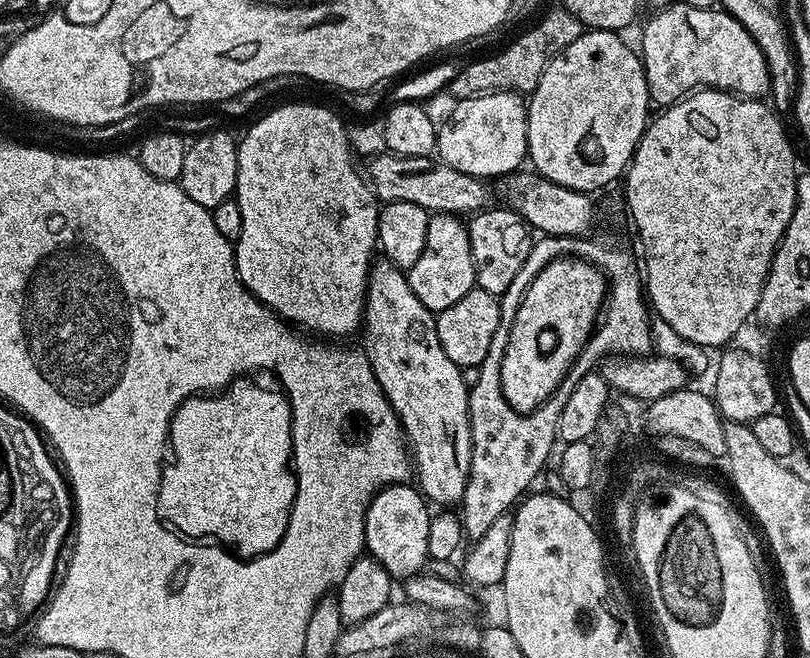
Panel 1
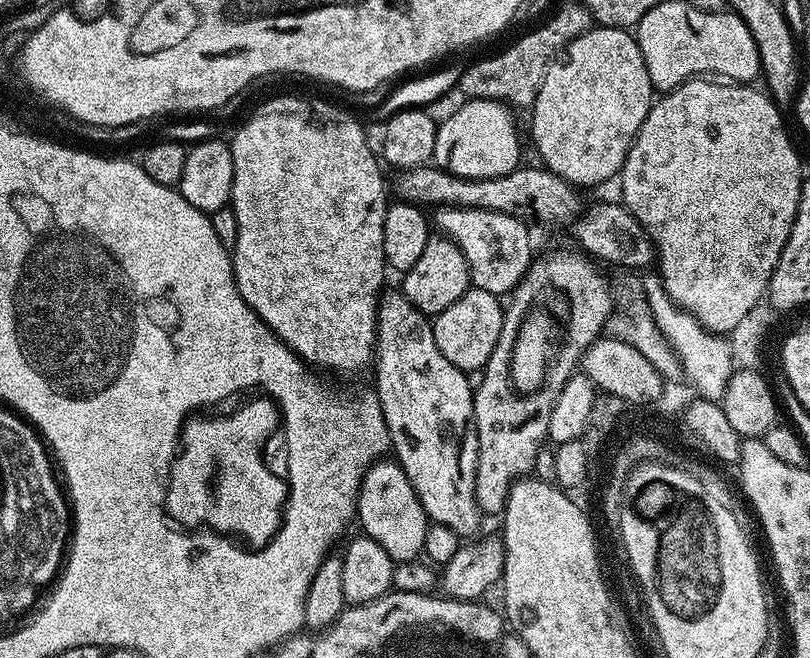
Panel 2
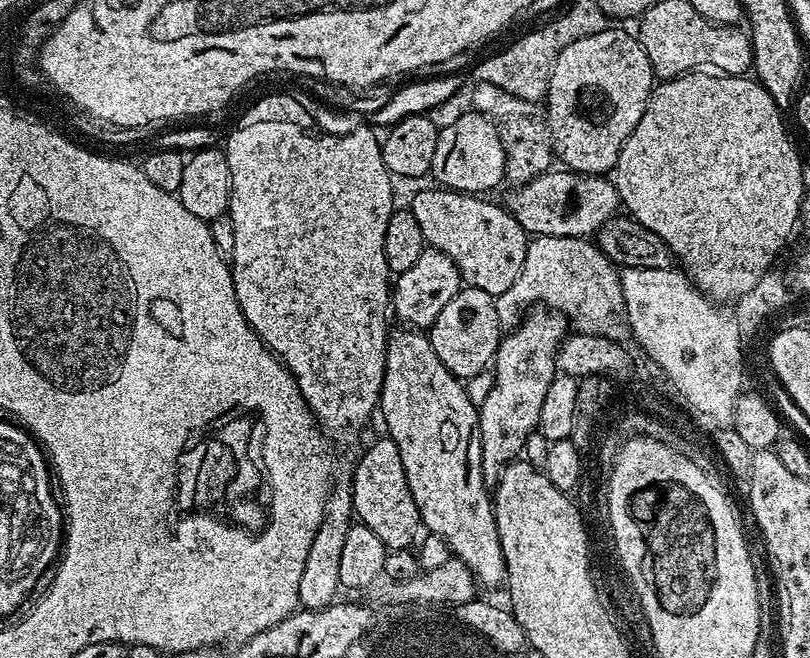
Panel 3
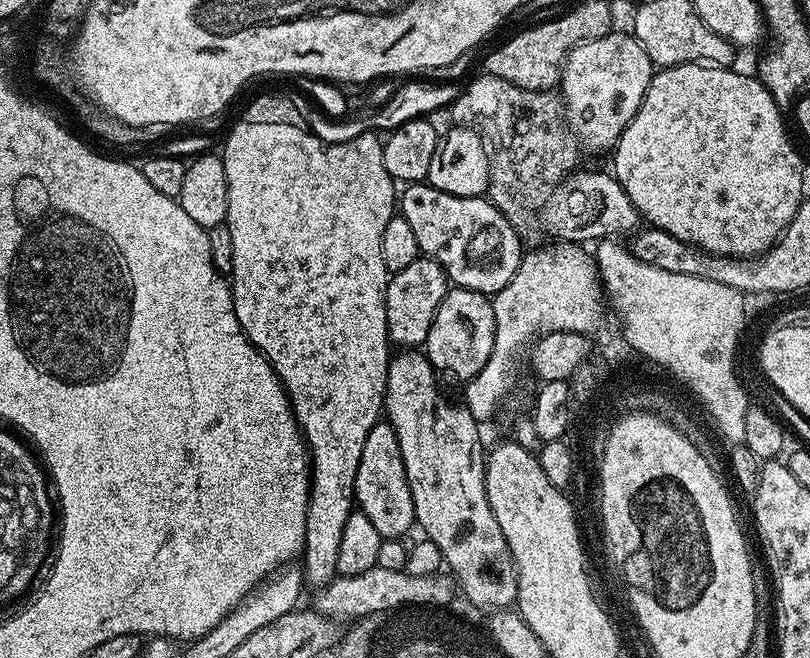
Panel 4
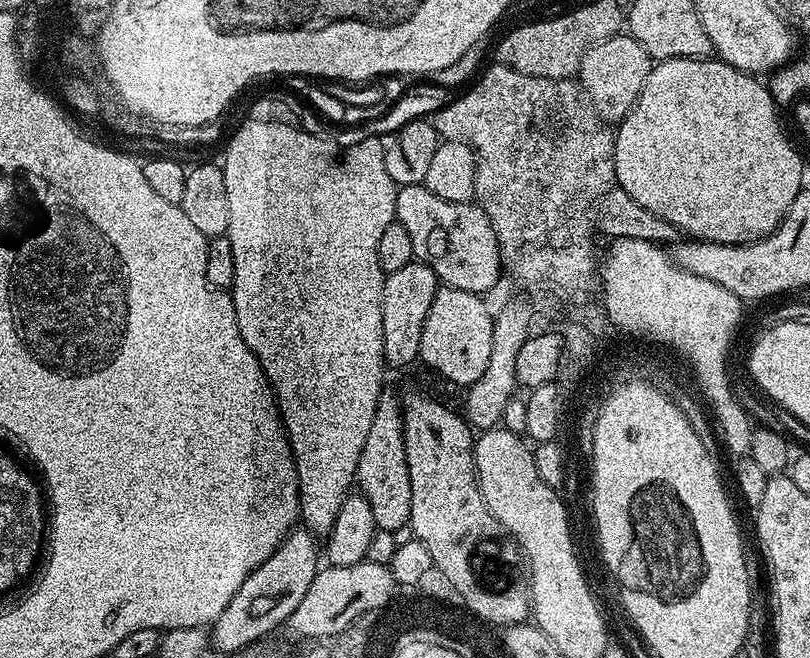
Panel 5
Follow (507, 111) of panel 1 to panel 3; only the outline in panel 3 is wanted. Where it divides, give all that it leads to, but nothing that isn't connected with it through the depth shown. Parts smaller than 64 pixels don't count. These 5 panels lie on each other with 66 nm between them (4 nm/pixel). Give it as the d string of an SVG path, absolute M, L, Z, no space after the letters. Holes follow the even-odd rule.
M475 110L470 111L459 118L458 122L439 129L439 133L438 146L434 146L434 162L430 173L431 179L436 179L433 181L437 185L465 194L488 194L491 188L499 186L500 180L505 179L504 147L500 141L496 125L487 116L483 116L482 113Z

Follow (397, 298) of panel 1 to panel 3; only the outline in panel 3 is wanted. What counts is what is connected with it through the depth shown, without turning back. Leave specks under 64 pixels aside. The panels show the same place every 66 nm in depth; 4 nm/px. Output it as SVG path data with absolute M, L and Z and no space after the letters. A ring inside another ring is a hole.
M407 326L391 329L378 412L384 415L384 424L388 427L387 439L393 440L398 446L398 454L402 454L402 470L406 474L410 494L418 506L421 525L428 528L431 535L442 538L455 559L466 562L477 585L496 588L500 584L501 587L506 580L504 555L502 542L498 538L494 500L482 474L478 406L467 396L465 385L458 377L442 366L442 358L434 354L434 346L423 331Z

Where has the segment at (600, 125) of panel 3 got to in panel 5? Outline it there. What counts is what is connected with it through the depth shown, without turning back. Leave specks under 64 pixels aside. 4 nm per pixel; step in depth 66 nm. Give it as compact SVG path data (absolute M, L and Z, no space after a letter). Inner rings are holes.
M617 34L595 44L580 63L578 80L586 89L592 107L600 113L605 122L623 120L632 107L636 105L638 94L650 74L654 61L646 54L646 50L630 34Z

